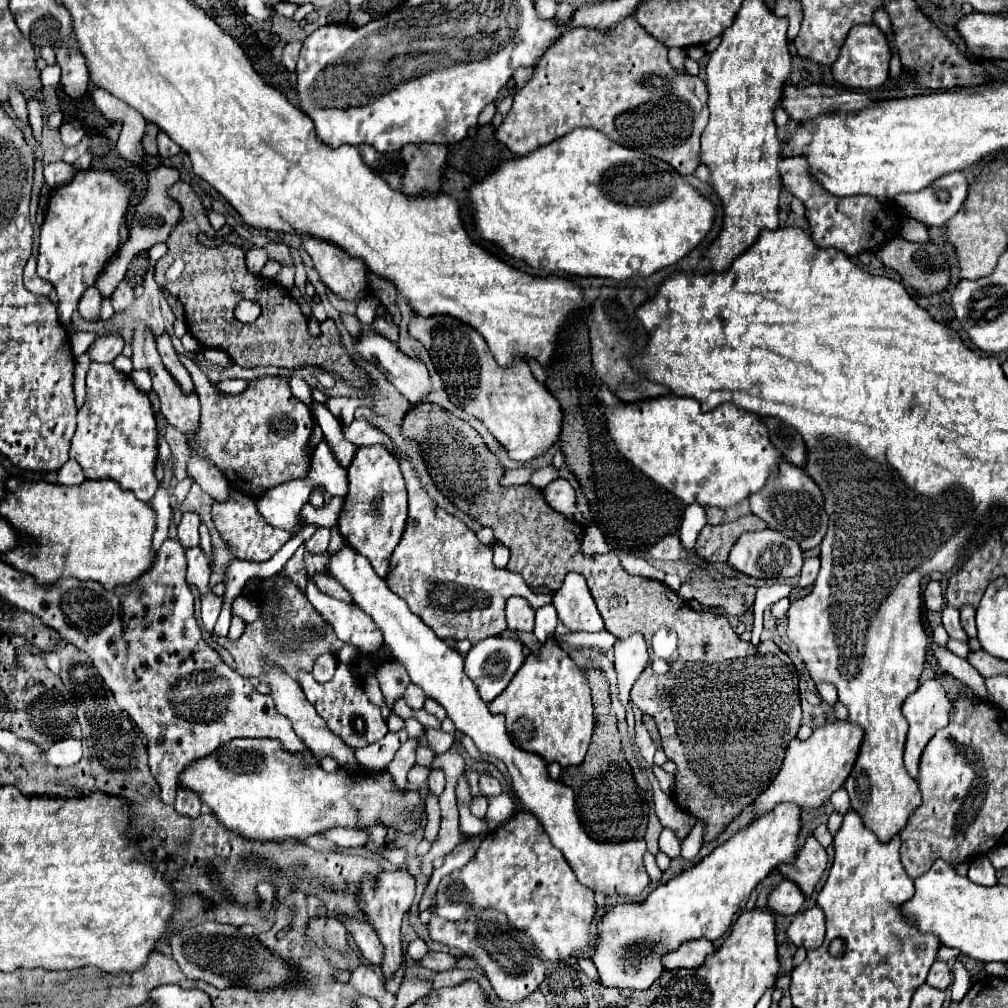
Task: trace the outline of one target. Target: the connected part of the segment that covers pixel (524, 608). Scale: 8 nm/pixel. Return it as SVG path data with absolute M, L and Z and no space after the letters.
M510 597L506 601L508 627L512 631L532 631L534 629L534 609L522 597Z

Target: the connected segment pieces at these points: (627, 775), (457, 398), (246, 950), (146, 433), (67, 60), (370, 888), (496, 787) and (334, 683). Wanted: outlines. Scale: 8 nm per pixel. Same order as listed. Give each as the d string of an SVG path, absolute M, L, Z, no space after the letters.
M588 669L588 683L594 699L594 735L588 747L588 755L578 767L568 767L562 771L560 781L568 785L576 795L578 817L586 829L586 833L598 841L626 841L644 837L648 825L648 805L642 789L636 785L632 769L624 757L620 747L620 733L616 727L616 715L612 713L608 681L600 671Z
M420 317L410 321L410 335L424 343L432 363L444 383L448 399L482 421L494 439L506 449L514 461L530 461L544 455L558 443L562 429L562 411L556 397L534 379L528 363L516 361L512 367L502 369L480 333L468 325L460 325L454 317Z
M204 921L194 927L184 927L170 935L168 949L190 981L206 981L218 989L234 983L246 983L248 987L258 987L258 991L262 991L262 987L282 983L282 975L286 975L282 959L272 955L256 937L242 935L234 925Z
M90 363L86 373L86 401L78 411L78 429L72 437L70 459L74 459L86 479L112 479L124 491L132 491L140 501L148 503L156 489L154 465L158 461L156 417L148 395L134 387L128 375L110 363Z
M60 47L56 49L58 65L62 67L62 85L72 99L80 99L88 93L88 69L86 59L80 51Z
M382 871L378 875L364 875L358 887L358 897L356 897L356 905L358 909L368 917L368 921L372 923L374 931L378 933L378 939L384 947L384 957L382 957L382 973L384 973L384 983L390 981L396 971L402 965L403 949L401 940L401 924L404 915L410 911L412 899L414 899L414 891L416 891L416 879L408 873L408 871Z
M482 775L480 777L480 791L482 796L496 796L502 793L502 787L498 779L490 777L490 775Z
M338 663L338 669L334 673L334 677L328 683L318 683L314 681L312 675L308 673L300 673L300 685L304 689L306 699L314 705L314 709L318 711L318 715L328 723L330 729L334 729L334 733L338 733L352 749L358 747L368 747L376 741L380 741L386 733L386 721L380 715L380 709L376 705L372 705L364 693L364 689L358 685L356 677L352 675L350 665Z

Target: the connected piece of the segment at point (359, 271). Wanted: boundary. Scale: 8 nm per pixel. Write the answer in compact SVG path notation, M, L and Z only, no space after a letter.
M304 237L302 245L310 253L314 267L320 273L320 281L334 295L346 301L358 301L366 297L368 281L366 265L362 261L356 261L332 243L322 243L314 237Z

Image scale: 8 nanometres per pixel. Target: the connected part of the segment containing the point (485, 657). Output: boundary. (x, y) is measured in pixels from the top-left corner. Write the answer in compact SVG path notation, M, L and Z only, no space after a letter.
M486 637L472 645L464 659L464 671L470 677L470 681L476 685L482 701L490 703L496 699L512 681L516 671L522 667L526 655L524 655L524 643L520 637Z

